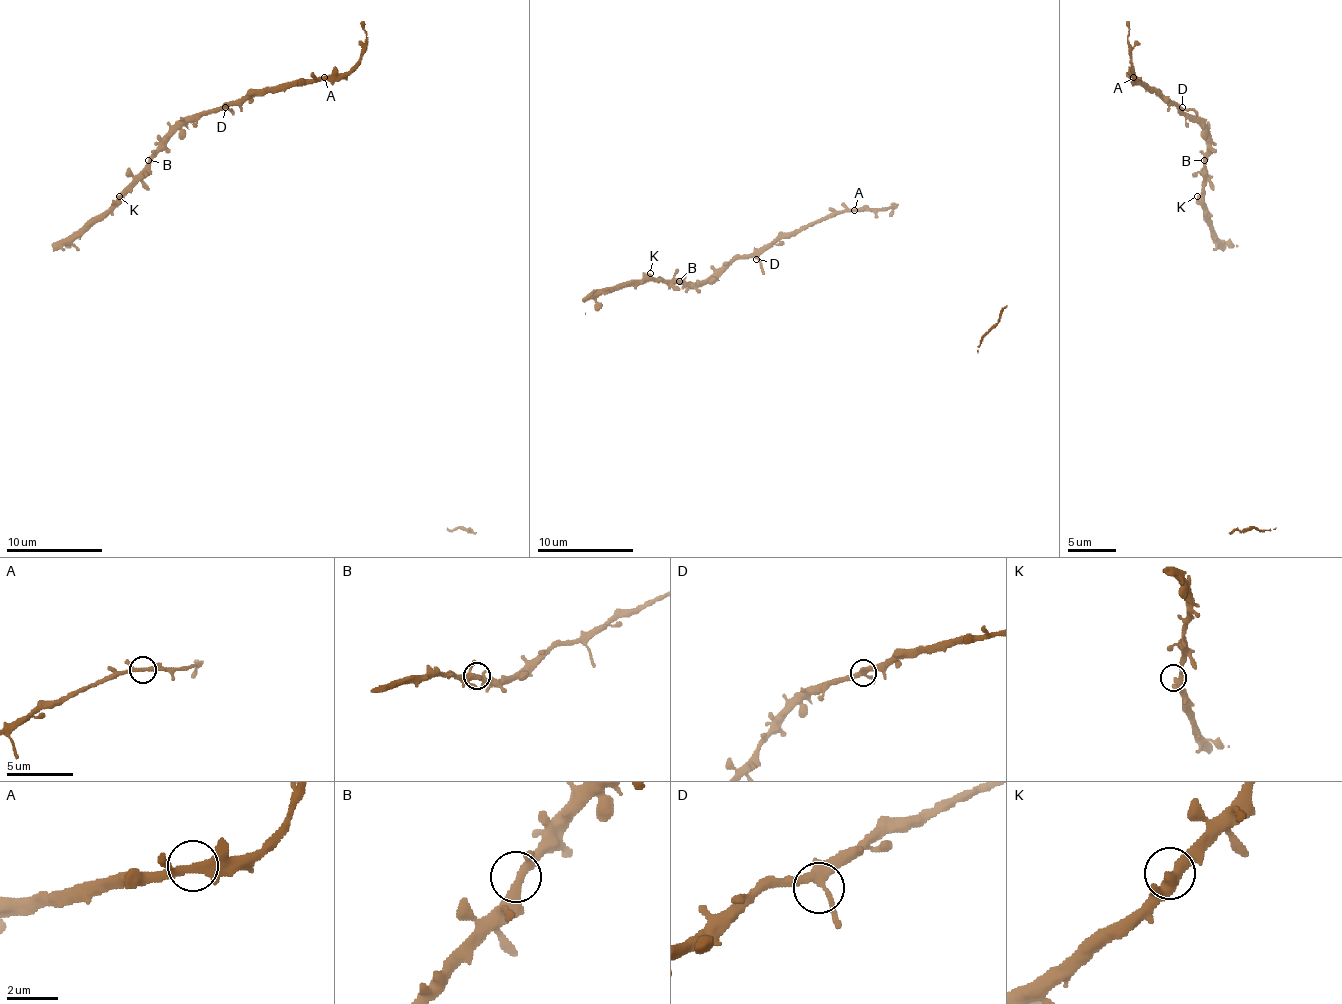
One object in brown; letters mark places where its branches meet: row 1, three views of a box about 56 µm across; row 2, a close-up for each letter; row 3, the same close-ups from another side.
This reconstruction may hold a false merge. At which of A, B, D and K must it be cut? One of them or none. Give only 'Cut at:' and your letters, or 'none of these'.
Cut at: none of these

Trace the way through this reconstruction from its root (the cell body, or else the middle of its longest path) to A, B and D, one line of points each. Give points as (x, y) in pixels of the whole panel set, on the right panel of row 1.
A: (1214, 189), (1206, 179), (1206, 133), (1175, 104), (1134, 78)
B: (1214, 189), (1206, 179), (1204, 160)
D: (1214, 189), (1206, 179), (1206, 133), (1180, 109), (1182, 107)

